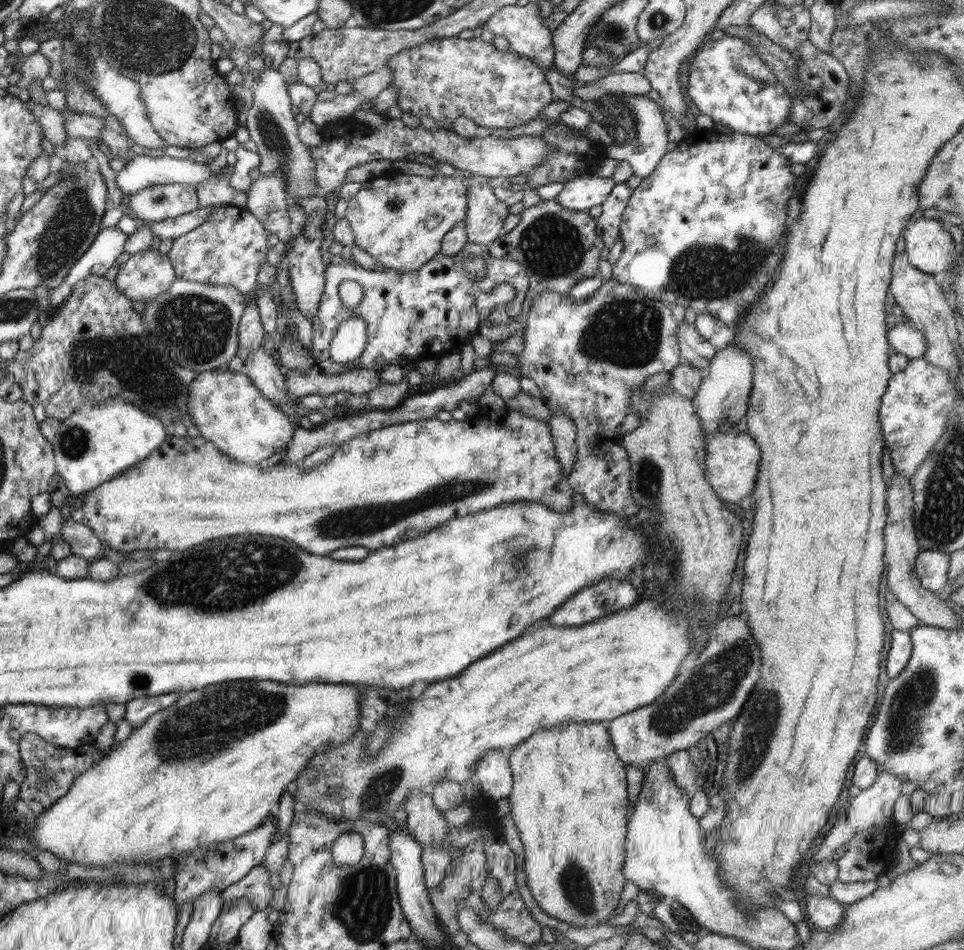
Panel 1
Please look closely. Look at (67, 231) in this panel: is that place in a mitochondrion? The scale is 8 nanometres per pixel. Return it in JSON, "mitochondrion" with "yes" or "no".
{"mitochondrion":"yes"}

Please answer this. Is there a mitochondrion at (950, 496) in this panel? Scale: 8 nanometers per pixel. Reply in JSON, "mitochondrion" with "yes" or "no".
{"mitochondrion":"yes"}

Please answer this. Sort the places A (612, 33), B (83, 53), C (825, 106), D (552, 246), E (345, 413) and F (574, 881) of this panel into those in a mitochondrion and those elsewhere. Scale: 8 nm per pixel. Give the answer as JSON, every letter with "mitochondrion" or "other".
{"A":"mitochondrion","B":"mitochondrion","C":"other","D":"mitochondrion","E":"other","F":"mitochondrion"}

